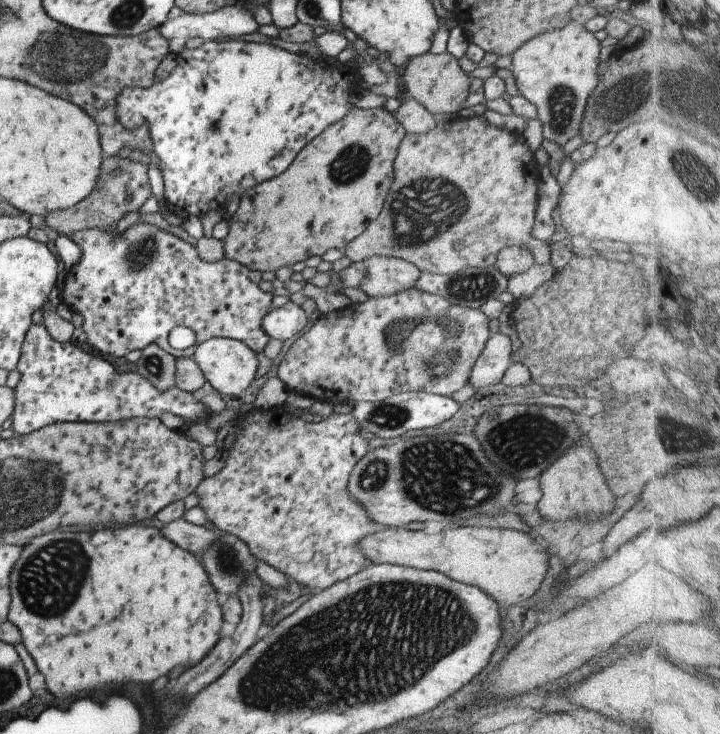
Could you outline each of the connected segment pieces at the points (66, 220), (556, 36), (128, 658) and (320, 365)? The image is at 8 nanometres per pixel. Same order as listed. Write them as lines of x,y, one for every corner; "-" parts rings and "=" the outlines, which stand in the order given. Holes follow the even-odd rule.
106,155
100,162
97,182
80,201
70,207
44,214
43,220
49,228
64,235
90,228
114,228
117,221
127,211
137,211
150,196
147,169
143,161
134,156
119,159
116,155
=
569,20
562,27
557,27
536,34
518,46
511,54
510,71
514,78
518,94
523,95
535,108
536,118
541,123
542,137
555,142
559,146
572,136
580,133
581,120
586,113
589,94
597,86
598,55
601,46
599,40
584,26
=
128,523
111,525
111,528
113,530
97,530
97,532
67,532
61,528
49,531
49,534
41,534
23,546
17,562
13,564
13,570
8,574
10,601
6,619
11,624
17,624
17,630
21,634
21,644
25,646
27,654
35,662
37,672
43,674
47,690
59,698
73,698
73,696
77,696
81,692
89,692
89,690
91,692
93,690
109,690
111,686
125,684
125,682
149,684
155,678
169,672
177,664
193,666
193,662
199,662
207,654
207,650
211,650
211,646
217,642
217,639
221,638
218,636
222,623
220,599
211,586
207,573
198,558
186,550
177,548
177,545
171,544
169,540
165,540
161,536
160,530
155,527
142,523
-
77,668
83,674
87,674
91,680
79,682
77,680
=
415,287
398,292
388,297
367,297
362,303
352,303
340,310
334,310
329,313
321,314
312,327
309,328
301,337
293,341
291,346
287,348
283,358
278,364
277,376
281,382
286,386
287,392
294,392
297,394
305,394
305,396
312,397
315,401
325,401
332,403
337,402
347,405
353,405
357,401
382,401
385,397
404,393
407,391
423,391
425,393
443,394
449,396
453,391
459,390
465,386
467,379
476,361
483,350
484,344
491,336
489,332
489,321
478,309
466,309
465,307
457,307
449,304
444,298
437,295
432,295

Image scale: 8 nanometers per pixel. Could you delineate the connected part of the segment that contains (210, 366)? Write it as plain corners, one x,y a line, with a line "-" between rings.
211,337
193,346
190,356
203,373
209,386
223,394
235,395
249,386
255,376
257,360
255,353
245,343
227,337

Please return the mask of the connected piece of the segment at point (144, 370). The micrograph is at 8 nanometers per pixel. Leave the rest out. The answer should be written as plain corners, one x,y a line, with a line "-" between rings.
148,344
140,350
139,358
134,362
139,373
157,390
164,391
174,385
174,356
165,352
156,344

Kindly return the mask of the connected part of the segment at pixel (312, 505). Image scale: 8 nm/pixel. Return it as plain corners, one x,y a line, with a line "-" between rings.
281,406
249,411
241,419
238,419
238,423
235,425
241,431
238,432
237,440
235,440
229,455
226,457
224,466
214,476
201,479
200,484
194,490
194,493
198,496
197,506
201,507
206,519
213,524
213,528
218,532
233,535
242,540
253,557
282,572
284,576
291,577
293,581
303,584
310,592
325,590
333,583
345,580
357,571
361,571
361,565
367,560
362,556
362,552
358,548
358,542
367,537
369,533
373,533
374,530
369,524
372,521
368,519
366,512
346,491
346,482
354,464
371,449
365,445
368,437
362,434
362,429
350,417
350,414
332,413
320,422
308,422
293,419
291,414

